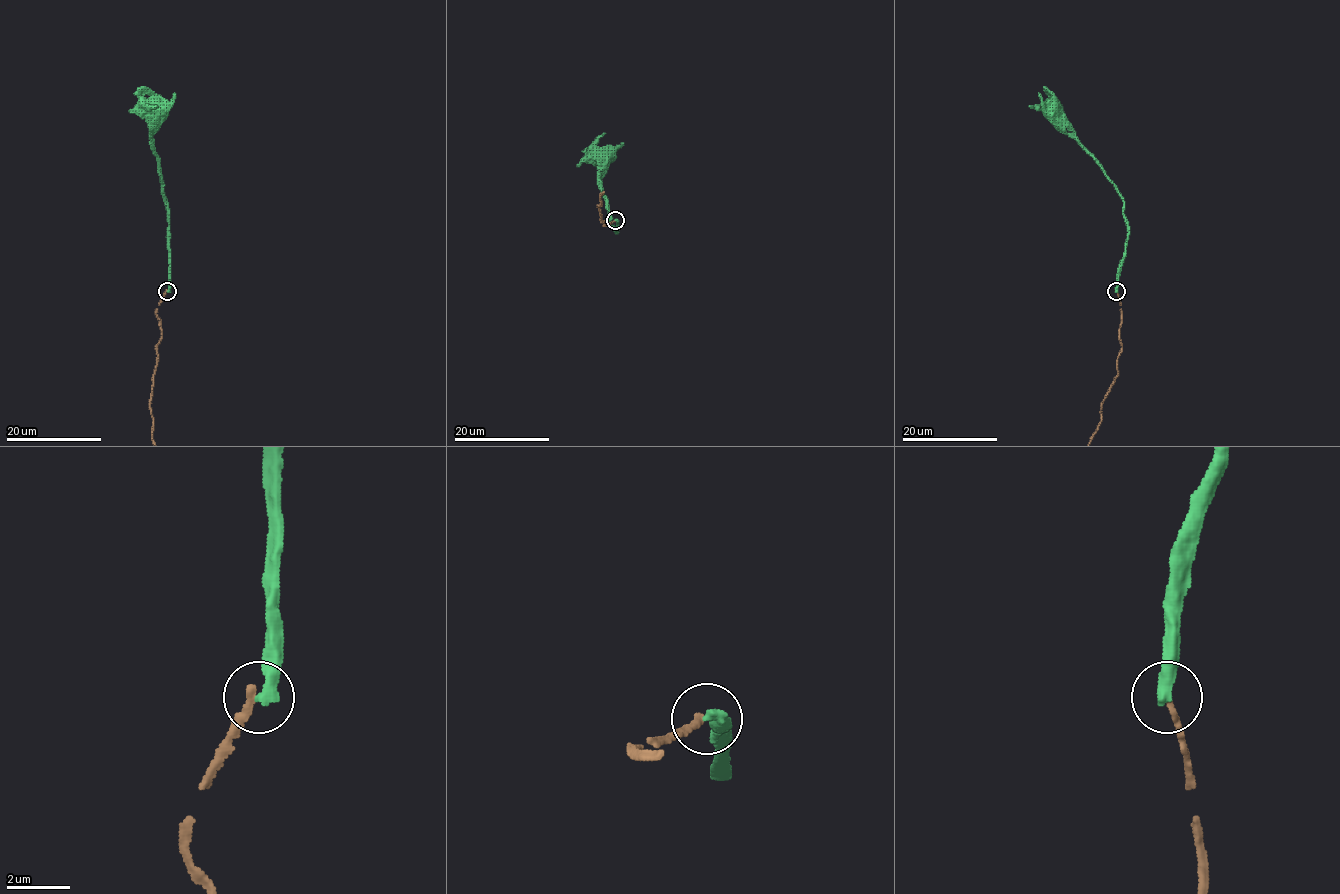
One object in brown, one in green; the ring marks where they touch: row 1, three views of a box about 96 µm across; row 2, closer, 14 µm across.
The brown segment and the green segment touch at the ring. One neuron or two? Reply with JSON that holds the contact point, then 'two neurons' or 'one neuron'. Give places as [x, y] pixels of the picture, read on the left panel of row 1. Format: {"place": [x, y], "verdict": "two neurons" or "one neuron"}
{"place": [167, 291], "verdict": "two neurons"}

